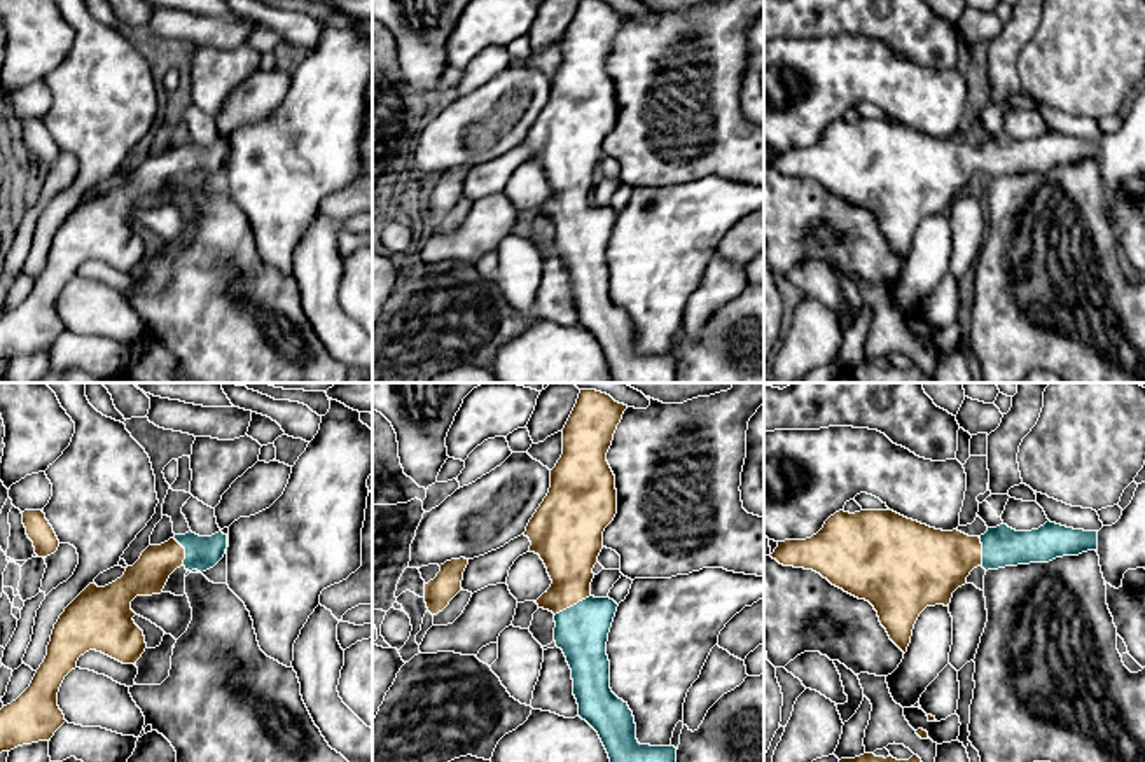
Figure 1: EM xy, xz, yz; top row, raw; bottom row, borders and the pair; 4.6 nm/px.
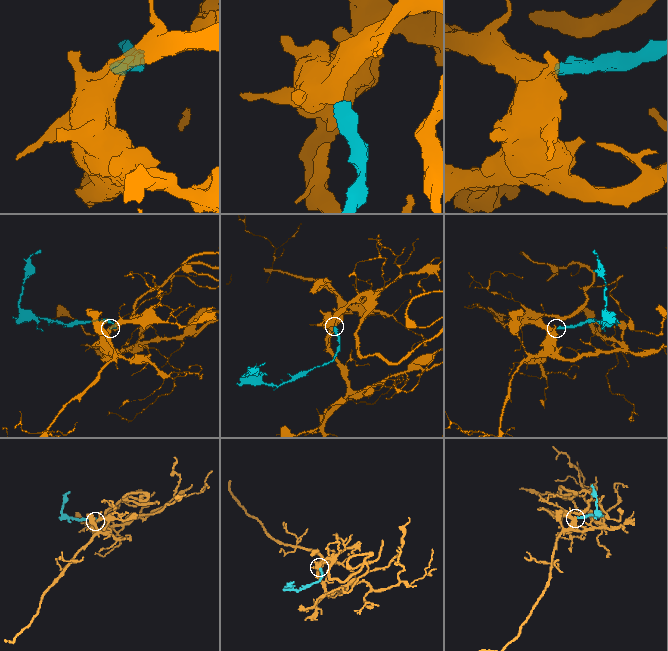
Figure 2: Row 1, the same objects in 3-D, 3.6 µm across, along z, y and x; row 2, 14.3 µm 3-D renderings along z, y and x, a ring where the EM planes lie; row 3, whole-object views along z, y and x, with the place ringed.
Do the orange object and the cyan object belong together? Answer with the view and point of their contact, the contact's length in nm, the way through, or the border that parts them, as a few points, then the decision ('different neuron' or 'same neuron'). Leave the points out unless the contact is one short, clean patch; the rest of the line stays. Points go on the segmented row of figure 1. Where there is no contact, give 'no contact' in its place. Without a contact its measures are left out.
contact xz (572, 605); length 190 nm; way xz (569, 551), (572, 605), (581, 619), (581, 631); same neuron

